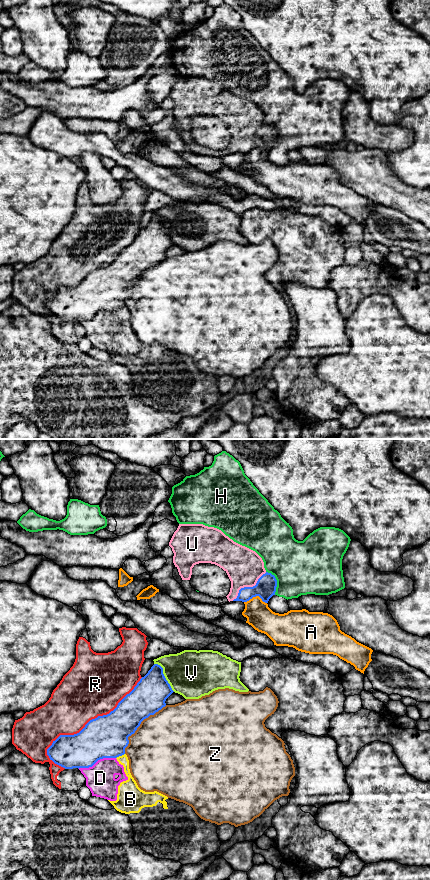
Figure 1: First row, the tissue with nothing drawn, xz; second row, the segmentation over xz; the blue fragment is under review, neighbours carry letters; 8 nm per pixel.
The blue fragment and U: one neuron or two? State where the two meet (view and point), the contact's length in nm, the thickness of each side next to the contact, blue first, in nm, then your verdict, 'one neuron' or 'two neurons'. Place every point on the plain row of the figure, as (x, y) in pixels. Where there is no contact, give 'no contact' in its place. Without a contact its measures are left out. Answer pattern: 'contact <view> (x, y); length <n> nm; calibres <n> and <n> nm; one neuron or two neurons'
contact xz (248, 139); length 360 nm; calibres 170 and 300 nm; one neuron

